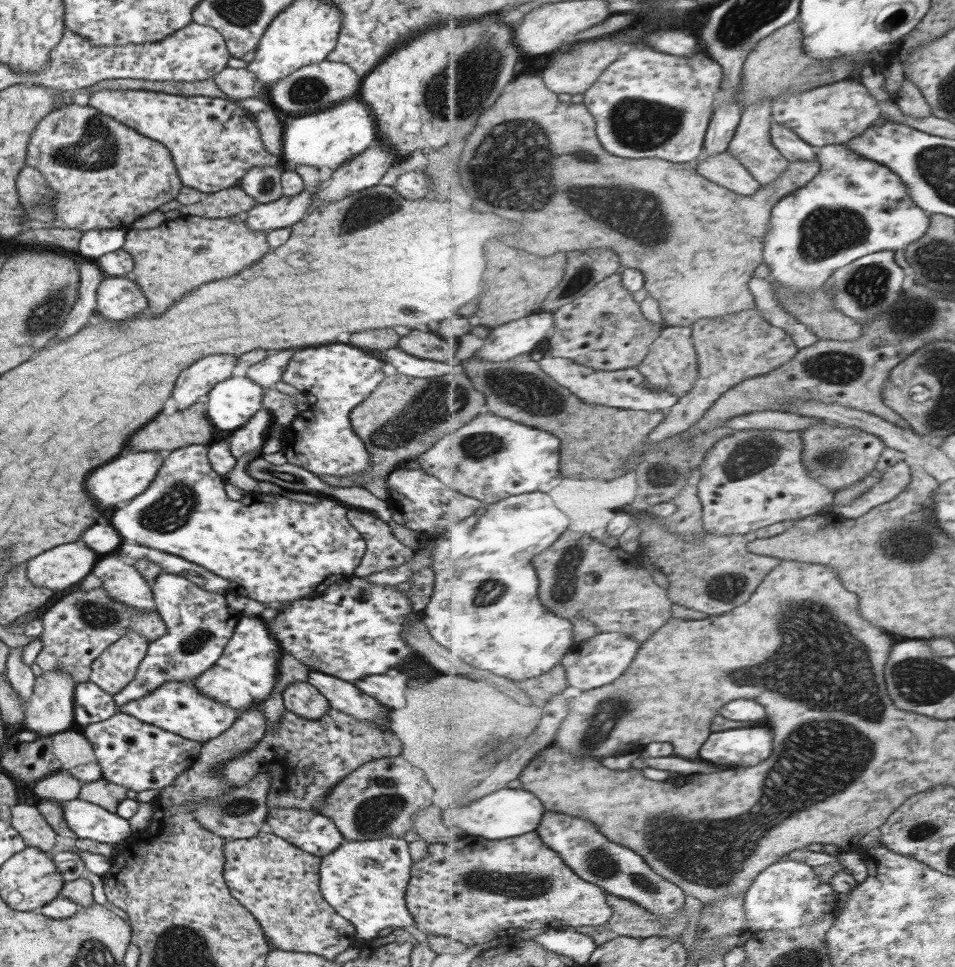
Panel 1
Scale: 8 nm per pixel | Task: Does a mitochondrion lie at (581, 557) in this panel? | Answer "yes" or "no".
yes

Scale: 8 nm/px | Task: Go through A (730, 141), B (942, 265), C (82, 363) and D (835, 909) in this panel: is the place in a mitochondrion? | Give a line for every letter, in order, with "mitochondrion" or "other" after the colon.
A: other
B: mitochondrion
C: other
D: other

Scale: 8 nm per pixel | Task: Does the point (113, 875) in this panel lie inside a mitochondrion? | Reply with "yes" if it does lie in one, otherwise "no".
no

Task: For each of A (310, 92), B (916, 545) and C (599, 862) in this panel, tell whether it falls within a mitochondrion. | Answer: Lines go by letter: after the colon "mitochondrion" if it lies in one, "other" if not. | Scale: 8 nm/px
A: mitochondrion
B: mitochondrion
C: mitochondrion

